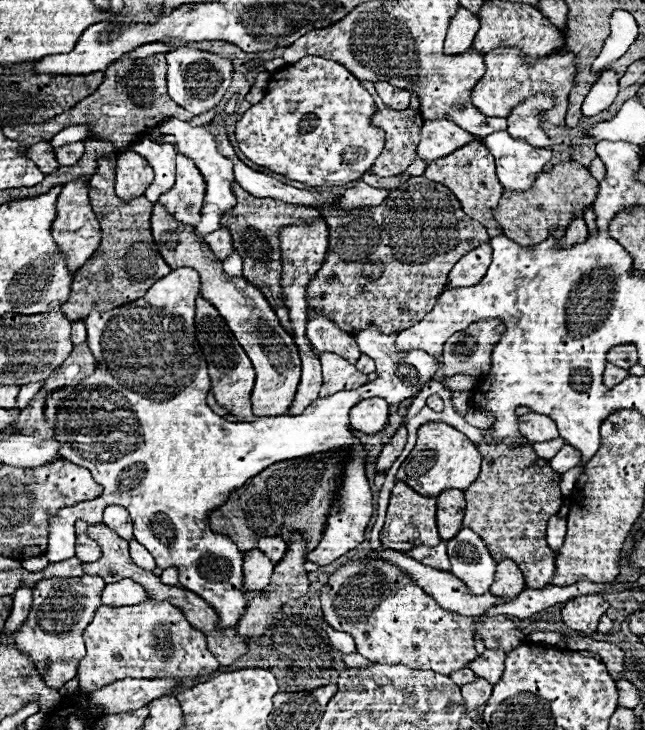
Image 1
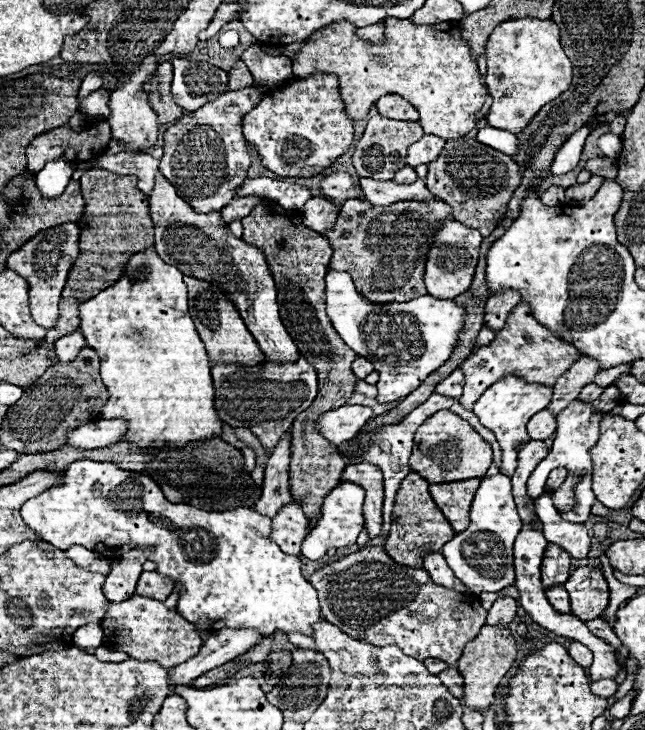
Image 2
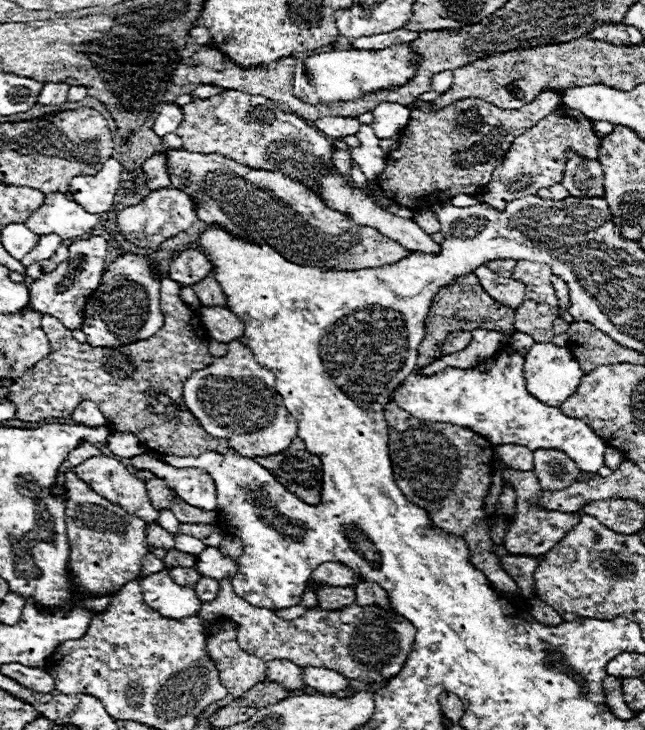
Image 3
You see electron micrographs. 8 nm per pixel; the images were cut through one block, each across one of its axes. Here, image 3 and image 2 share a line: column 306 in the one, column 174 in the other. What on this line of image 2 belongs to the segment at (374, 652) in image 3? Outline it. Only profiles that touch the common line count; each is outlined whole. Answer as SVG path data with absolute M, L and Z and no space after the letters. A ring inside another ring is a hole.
M132 596L118 604L110 602L100 626L104 630L104 648L126 652L130 658L140 658L140 662L160 662L160 666L172 668L200 652L198 630L176 610L166 608L164 602L146 596Z

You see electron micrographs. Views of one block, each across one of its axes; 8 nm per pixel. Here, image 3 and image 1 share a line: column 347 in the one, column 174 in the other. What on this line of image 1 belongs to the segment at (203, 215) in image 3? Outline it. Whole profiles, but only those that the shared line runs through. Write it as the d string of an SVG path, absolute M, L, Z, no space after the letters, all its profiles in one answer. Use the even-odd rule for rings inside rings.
M160 202L154 204L152 234L162 258L168 262L170 268L190 266L200 274L200 294L208 302L212 302L212 306L216 306L240 346L244 346L246 354L250 356L256 370L256 384L252 390L254 416L286 414L300 382L302 364L292 336L282 328L276 312L272 310L264 294L256 286L252 286L244 276L228 276L222 268L222 260L214 256L204 238L196 234L192 226L178 222Z

